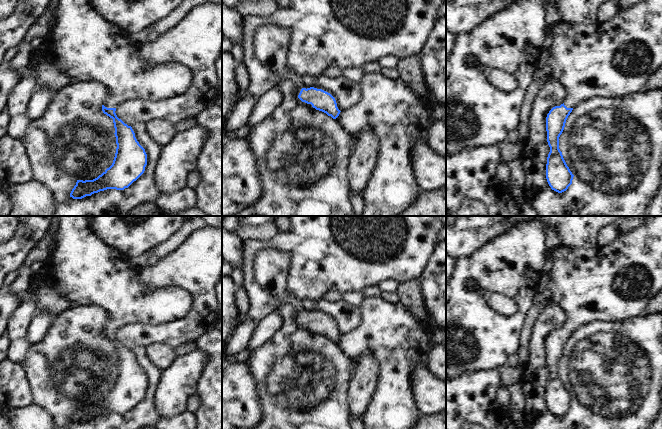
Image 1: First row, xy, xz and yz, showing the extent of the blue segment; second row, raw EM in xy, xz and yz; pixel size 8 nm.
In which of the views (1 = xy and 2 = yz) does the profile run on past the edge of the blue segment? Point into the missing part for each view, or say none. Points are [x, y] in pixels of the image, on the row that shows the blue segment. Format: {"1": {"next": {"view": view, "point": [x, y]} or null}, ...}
{"1": {"next": {"view": "xy", "point": [86, 47]}}, "2": {"next": {"view": "yz", "point": [613, 59]}}}

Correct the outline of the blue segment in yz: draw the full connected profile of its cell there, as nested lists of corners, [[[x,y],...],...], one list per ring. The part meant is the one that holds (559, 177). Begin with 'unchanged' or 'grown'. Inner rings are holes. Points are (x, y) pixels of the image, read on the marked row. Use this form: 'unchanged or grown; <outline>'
grown; [[[645,0],[625,10],[619,9],[607,22],[594,24],[569,24],[559,22],[546,28],[554,33],[552,47],[546,59],[552,68],[552,78],[566,89],[564,103],[553,107],[546,117],[547,142],[550,152],[547,157],[546,179],[552,190],[562,193],[572,184],[574,175],[567,166],[559,149],[559,137],[572,110],[593,97],[623,98],[641,92],[649,77],[662,67],[662,0]]]

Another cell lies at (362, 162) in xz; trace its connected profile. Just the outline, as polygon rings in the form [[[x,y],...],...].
[[[374,129],[360,132],[358,142],[349,159],[347,167],[347,186],[349,196],[362,197],[368,178],[377,162],[379,139]]]

